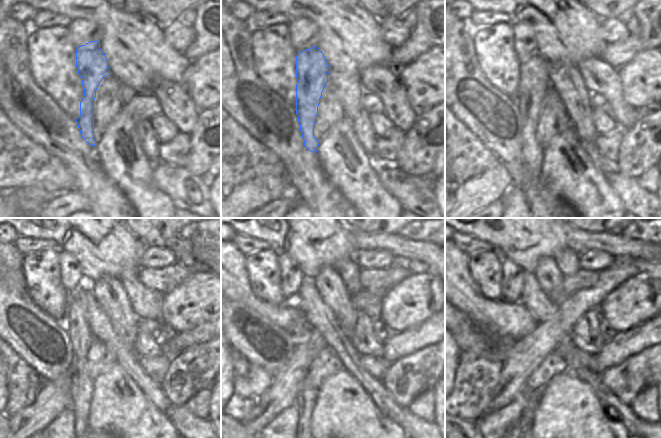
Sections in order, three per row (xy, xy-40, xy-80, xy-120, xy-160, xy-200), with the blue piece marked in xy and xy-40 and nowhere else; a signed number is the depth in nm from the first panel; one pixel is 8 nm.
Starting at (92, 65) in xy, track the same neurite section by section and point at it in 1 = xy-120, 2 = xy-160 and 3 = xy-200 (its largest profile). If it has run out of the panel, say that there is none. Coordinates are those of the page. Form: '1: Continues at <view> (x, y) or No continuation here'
1: Continues at xy-120 (75, 321)
2: Continues at xy-160 (306, 396)
3: Continues at xy-200 (533, 398)

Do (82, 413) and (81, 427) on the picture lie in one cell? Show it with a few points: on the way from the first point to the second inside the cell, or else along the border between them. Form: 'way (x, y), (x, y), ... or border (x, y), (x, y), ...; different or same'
way (81, 416), (81, 424); same

